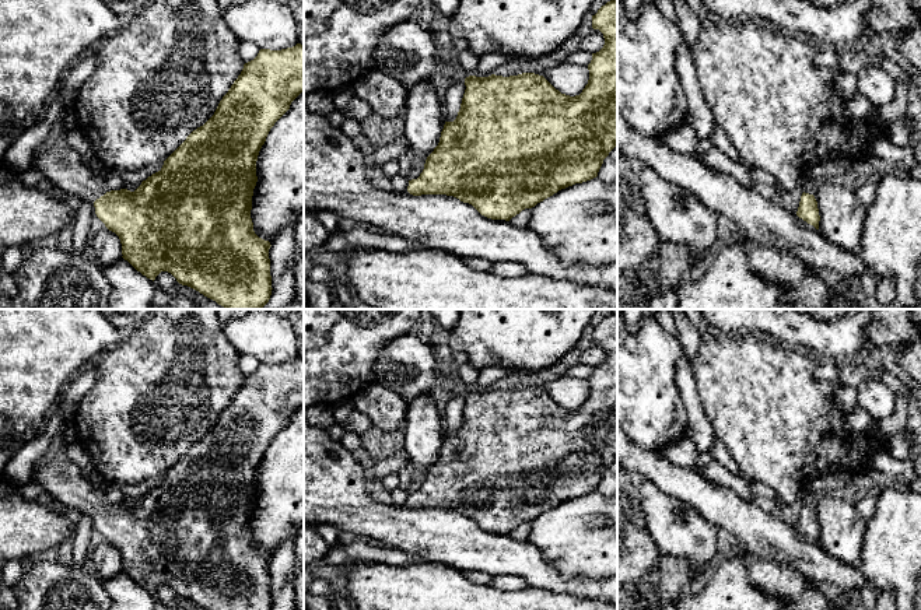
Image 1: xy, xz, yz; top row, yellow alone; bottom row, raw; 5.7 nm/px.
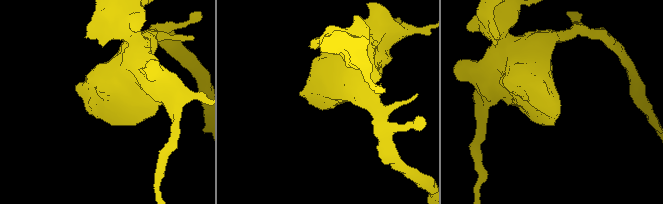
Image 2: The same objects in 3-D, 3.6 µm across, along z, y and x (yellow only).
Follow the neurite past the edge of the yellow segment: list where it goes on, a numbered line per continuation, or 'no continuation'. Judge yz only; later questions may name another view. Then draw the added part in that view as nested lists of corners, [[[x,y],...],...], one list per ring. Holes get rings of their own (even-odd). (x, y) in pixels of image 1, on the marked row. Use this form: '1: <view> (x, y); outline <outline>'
1: yz (806, 179); outline [[[809,171],[803,172],[799,180],[802,182],[803,192],[815,196],[817,187],[813,185],[813,178],[810,176]]]

